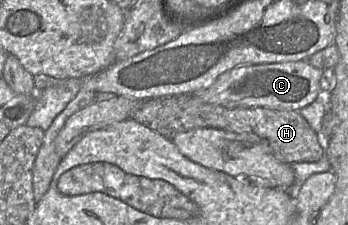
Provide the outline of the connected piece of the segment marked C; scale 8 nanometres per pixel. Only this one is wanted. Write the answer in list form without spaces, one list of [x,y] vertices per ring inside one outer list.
[[[308,61],[242,65],[220,75],[209,88],[191,94],[205,103],[227,108],[299,111],[316,100],[323,71]]]

